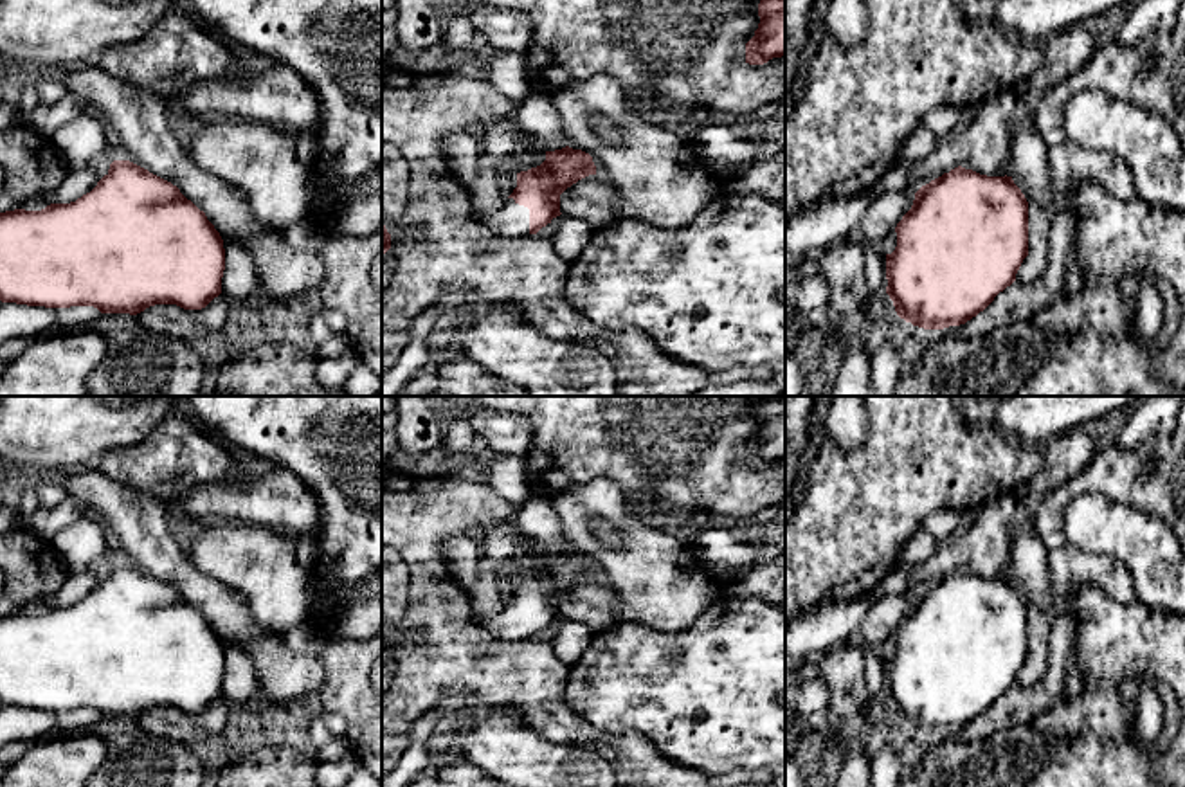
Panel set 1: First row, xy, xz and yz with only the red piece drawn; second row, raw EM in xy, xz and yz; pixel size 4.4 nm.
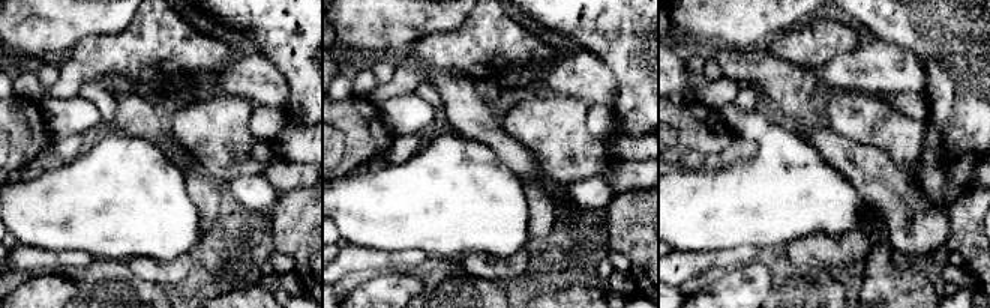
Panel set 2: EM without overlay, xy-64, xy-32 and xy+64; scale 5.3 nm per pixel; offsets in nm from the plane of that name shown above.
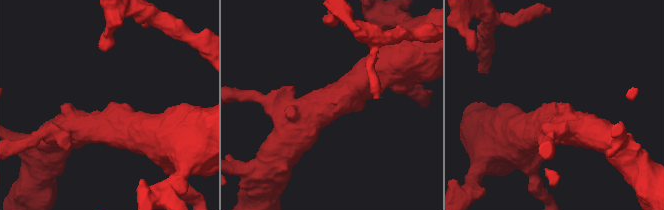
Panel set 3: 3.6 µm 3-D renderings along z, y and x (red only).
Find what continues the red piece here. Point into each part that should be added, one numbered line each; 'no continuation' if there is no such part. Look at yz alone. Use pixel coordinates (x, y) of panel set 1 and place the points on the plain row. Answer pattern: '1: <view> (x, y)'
no continuation

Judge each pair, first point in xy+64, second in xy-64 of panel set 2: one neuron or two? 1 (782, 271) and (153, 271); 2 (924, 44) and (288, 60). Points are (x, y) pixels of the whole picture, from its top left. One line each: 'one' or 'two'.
1: two
2: one

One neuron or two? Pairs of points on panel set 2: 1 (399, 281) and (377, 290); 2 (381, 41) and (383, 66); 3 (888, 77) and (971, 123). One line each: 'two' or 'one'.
1: one
2: two
3: two

